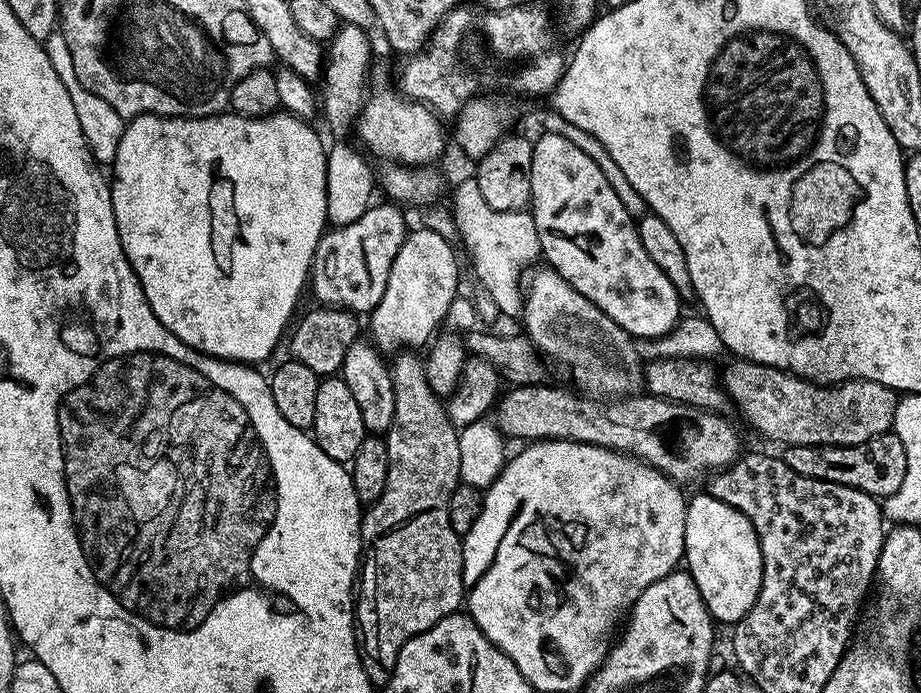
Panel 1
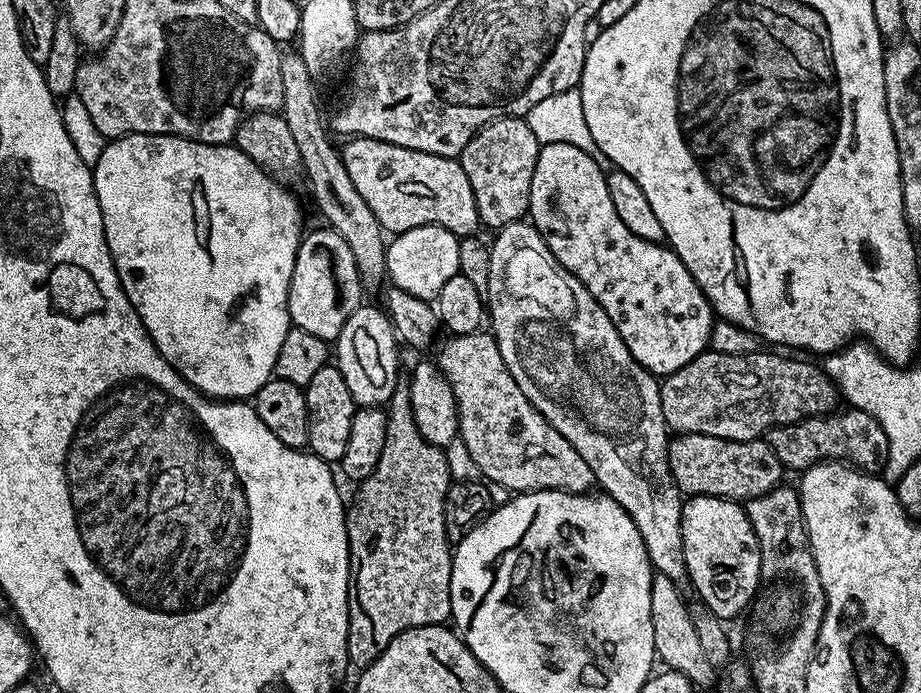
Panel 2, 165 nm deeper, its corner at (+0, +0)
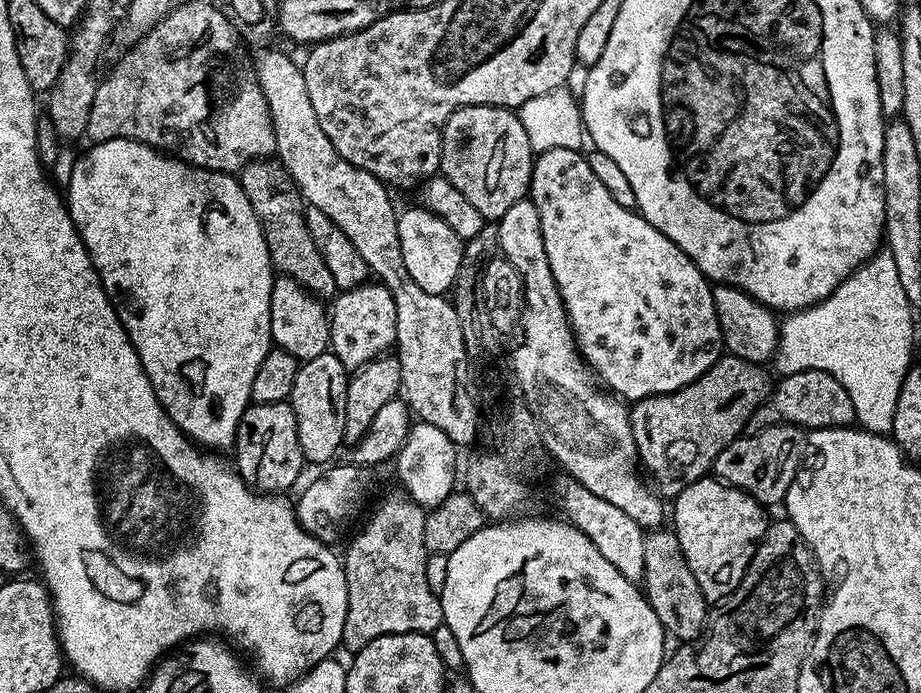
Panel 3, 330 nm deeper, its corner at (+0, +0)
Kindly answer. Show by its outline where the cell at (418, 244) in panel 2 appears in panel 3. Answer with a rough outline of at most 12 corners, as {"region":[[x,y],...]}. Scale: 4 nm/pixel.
{"region":[[423,206],[403,209],[404,265],[422,290],[456,283],[464,244]]}

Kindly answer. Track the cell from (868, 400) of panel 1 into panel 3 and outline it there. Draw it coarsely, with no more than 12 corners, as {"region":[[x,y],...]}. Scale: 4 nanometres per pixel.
{"region":[[724,354],[628,416],[661,497],[705,479],[774,387]]}

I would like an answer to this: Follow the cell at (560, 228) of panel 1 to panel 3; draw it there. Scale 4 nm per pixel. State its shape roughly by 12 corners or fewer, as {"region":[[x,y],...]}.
{"region":[[583,151],[530,198],[576,347],[625,402],[722,355],[713,285]]}

